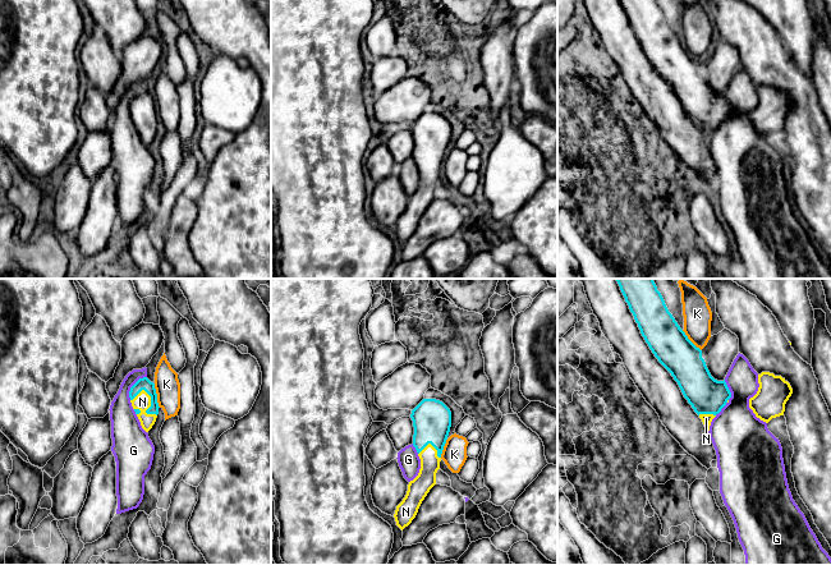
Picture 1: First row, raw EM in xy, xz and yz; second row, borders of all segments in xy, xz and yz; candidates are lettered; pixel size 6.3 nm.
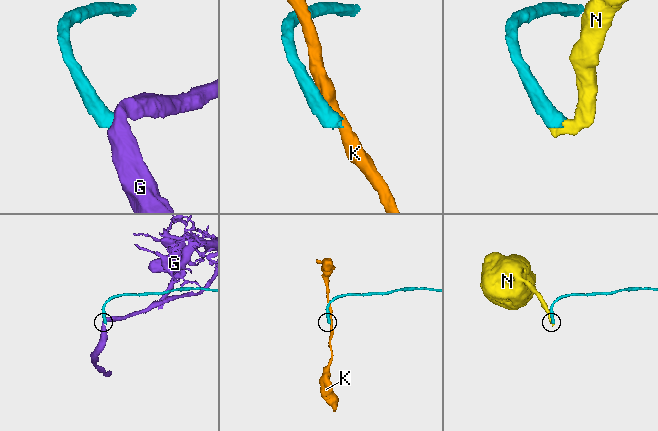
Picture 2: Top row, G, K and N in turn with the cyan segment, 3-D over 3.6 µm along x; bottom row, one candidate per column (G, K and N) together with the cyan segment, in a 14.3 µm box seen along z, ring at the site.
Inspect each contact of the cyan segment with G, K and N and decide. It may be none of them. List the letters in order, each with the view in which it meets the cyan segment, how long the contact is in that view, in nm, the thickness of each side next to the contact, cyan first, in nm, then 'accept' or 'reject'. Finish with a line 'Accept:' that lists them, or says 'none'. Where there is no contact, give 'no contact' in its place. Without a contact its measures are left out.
G: meets cyan in xy; contact 190 nm long; 80 nm thick on the cyan side, 180 nm on the other; reject
K: meets cyan in xy; contact 160 nm long; 80 nm thick on the cyan side, 160 nm on the other; reject
N: meets cyan in xy; contact 200 nm long; 80 nm thick on the cyan side, 110 nm on the other; accept
Accept: N

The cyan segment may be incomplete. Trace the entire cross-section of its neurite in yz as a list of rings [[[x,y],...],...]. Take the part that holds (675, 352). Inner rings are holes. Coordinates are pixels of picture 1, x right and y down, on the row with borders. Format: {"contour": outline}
{"contour": [[[653,279],[616,281],[649,349],[671,373],[710,431],[712,419],[731,398],[725,380],[717,381],[711,376],[702,350],[688,339],[669,312]]]}

